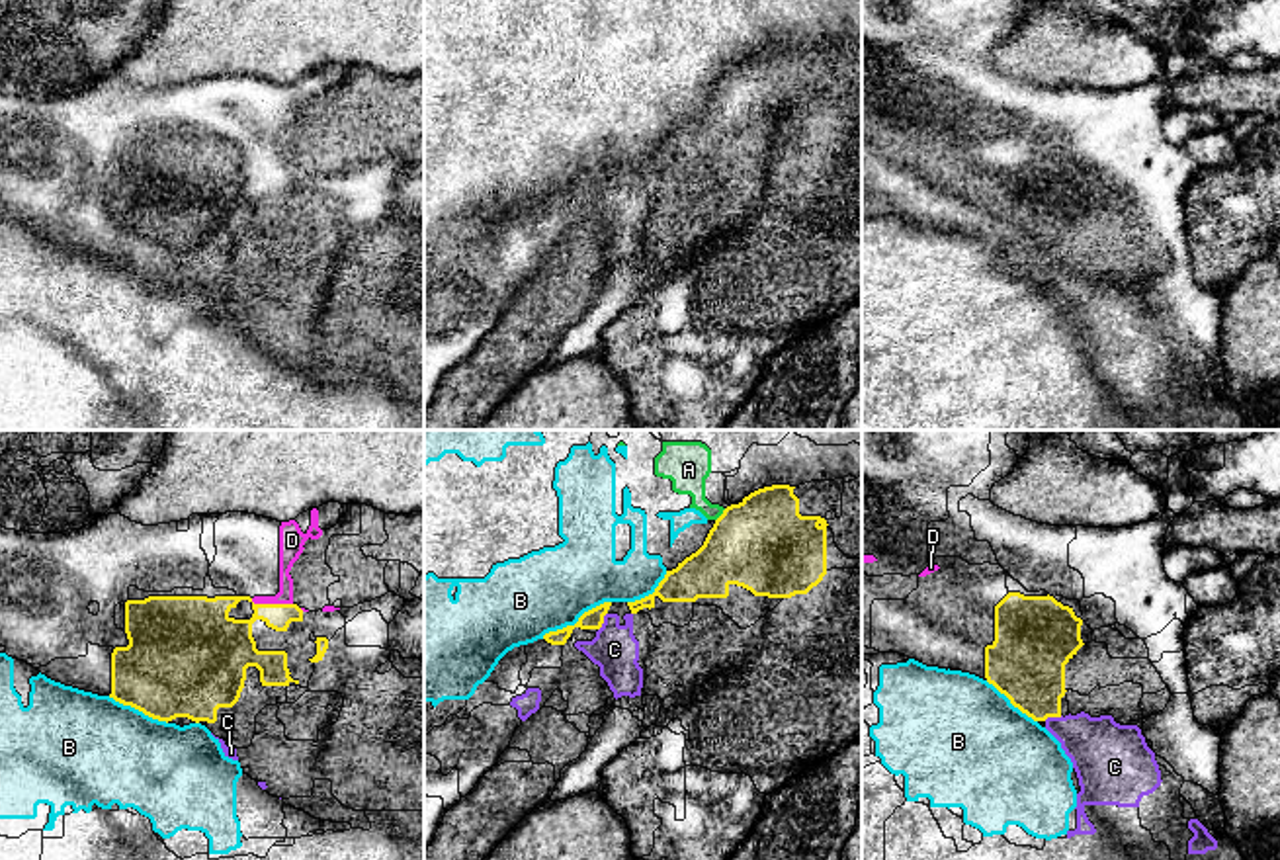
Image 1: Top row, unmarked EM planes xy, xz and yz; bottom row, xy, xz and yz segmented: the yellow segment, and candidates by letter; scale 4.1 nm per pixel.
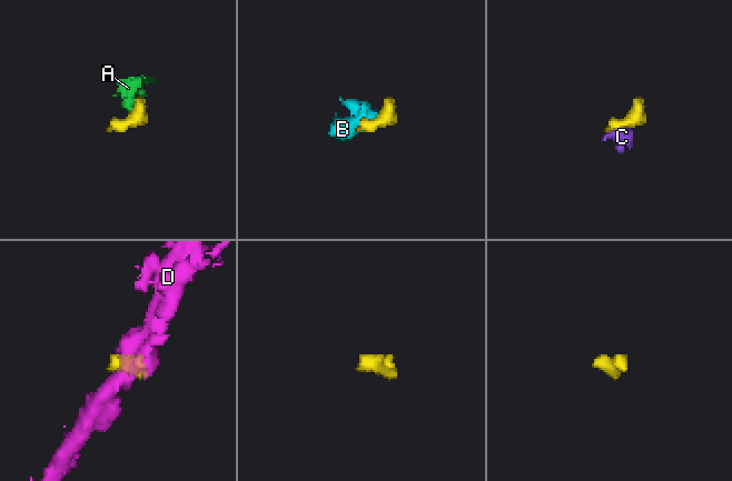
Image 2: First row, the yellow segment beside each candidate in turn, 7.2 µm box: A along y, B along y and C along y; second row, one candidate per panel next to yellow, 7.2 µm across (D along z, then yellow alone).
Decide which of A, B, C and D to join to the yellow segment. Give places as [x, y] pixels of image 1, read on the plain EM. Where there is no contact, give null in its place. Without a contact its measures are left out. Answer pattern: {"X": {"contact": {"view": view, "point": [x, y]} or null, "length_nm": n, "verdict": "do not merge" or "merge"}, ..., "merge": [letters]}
{"A": {"contact": {"view": "xz", "point": [722, 77]}, "length_nm": 70, "verdict": "do not merge"}, "B": {"contact": {"view": "xz", "point": [577, 184]}, "length_nm": 320, "verdict": "do not merge"}, "C": {"contact": {"view": "xz", "point": [602, 184]}, "length_nm": 90, "verdict": "merge"}, "D": {"contact": {"view": "xy", "point": [272, 167]}, "length_nm": 180, "verdict": "do not merge"}, "merge": ["C"]}

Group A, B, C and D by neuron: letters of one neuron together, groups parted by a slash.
A B / C / D

